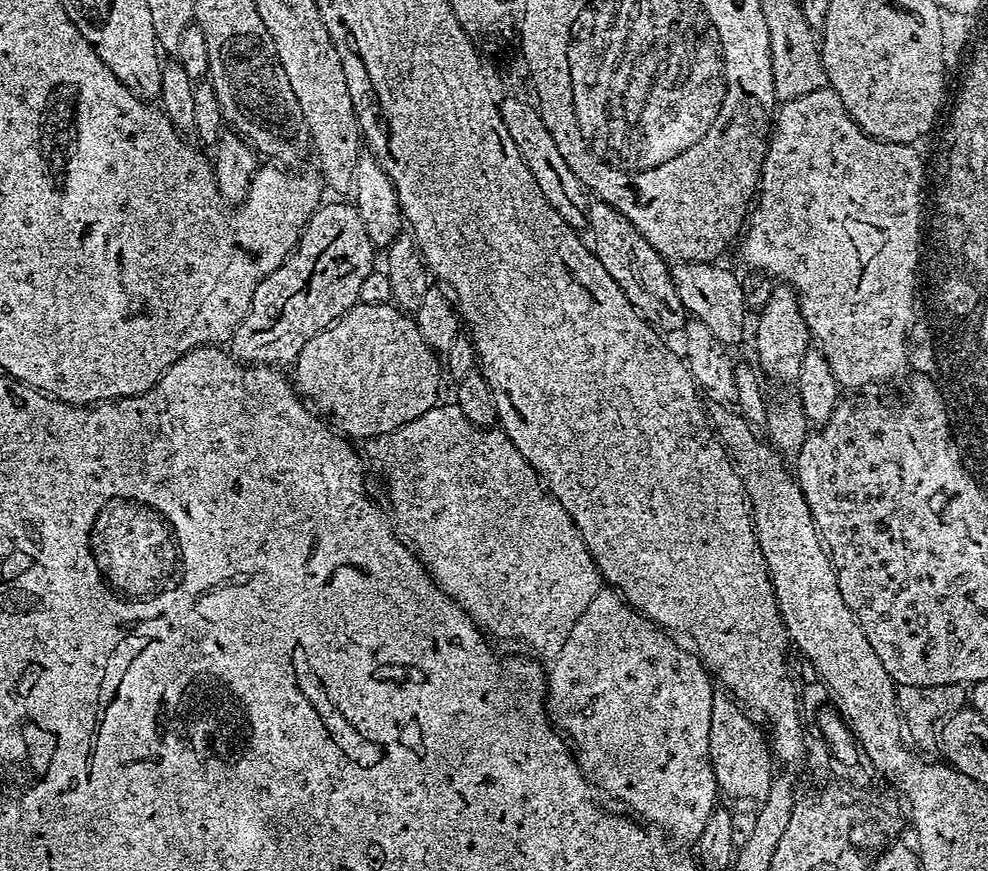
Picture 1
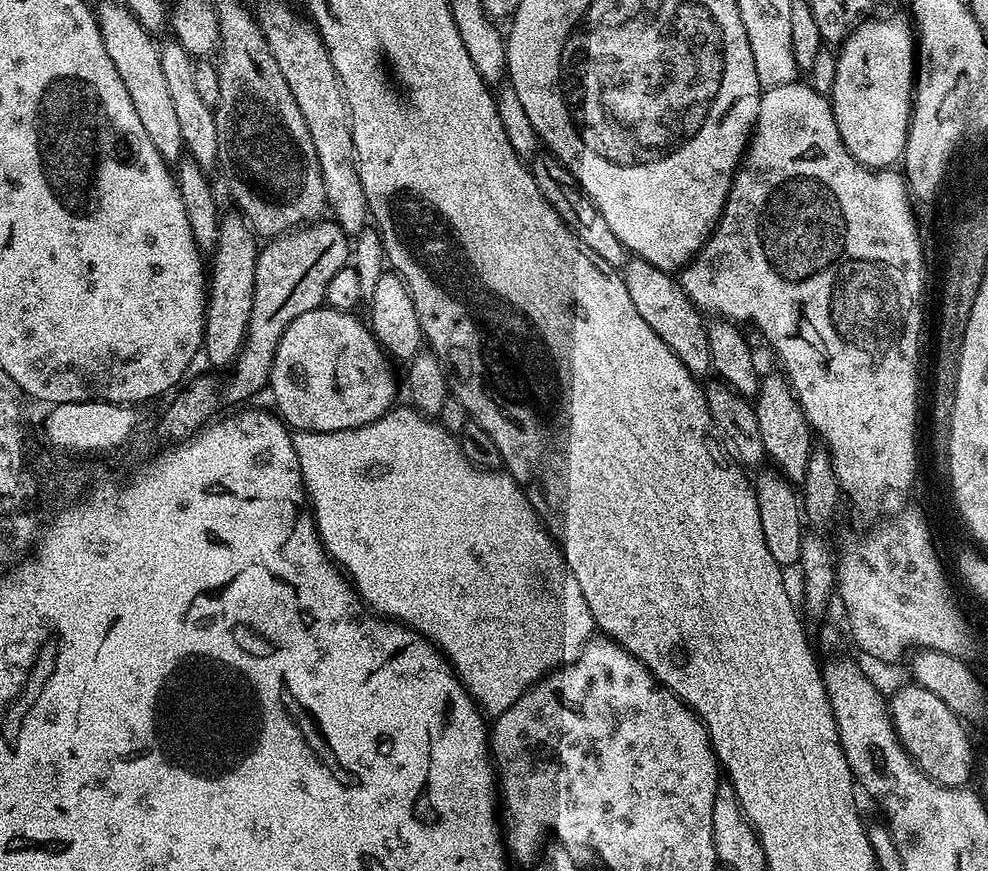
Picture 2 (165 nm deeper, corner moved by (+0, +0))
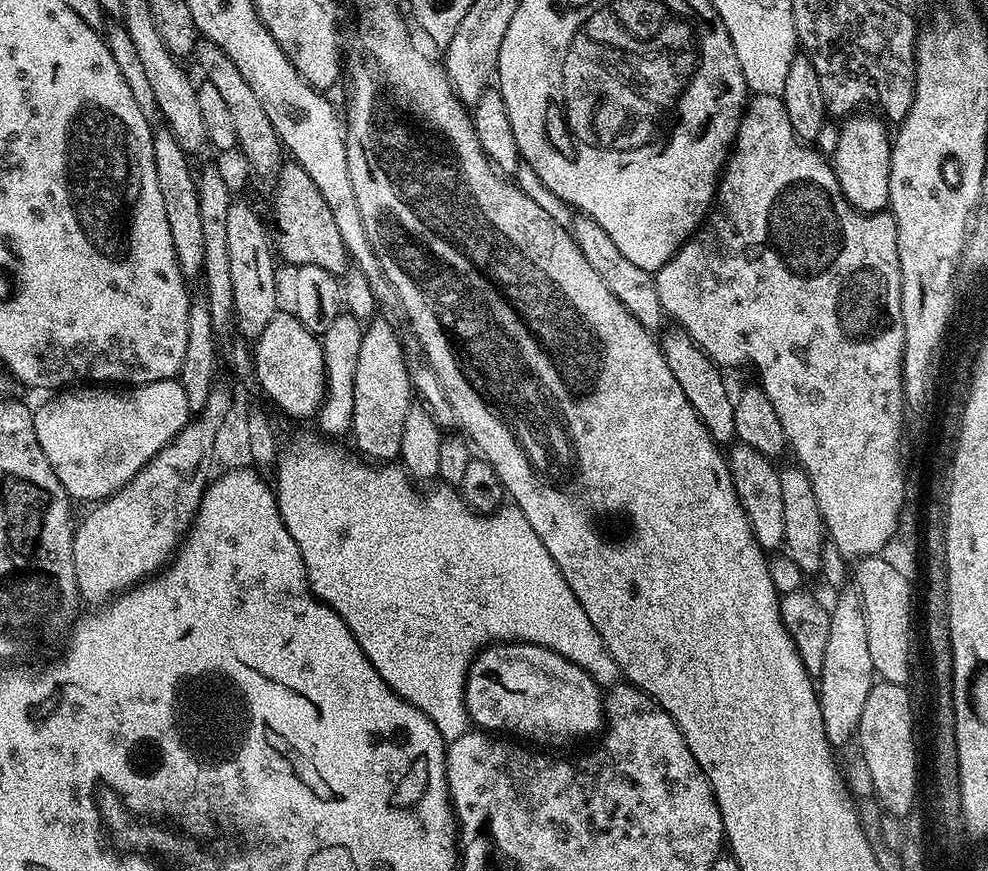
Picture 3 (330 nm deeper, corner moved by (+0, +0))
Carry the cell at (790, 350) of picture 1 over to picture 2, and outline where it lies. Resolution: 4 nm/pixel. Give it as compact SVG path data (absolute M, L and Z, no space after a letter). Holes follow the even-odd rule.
M761 381L760 389L754 397L753 408L758 418L762 444L767 461L790 482L800 482L805 476L809 456L812 451L812 431L807 425L804 412L796 401L795 393L787 381Z

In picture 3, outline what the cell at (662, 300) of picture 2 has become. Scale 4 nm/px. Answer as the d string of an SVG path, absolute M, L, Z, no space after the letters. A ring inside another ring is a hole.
M675 331L666 333L664 340L662 336L662 341L659 343L660 349L664 351L666 366L670 366L670 374L678 378L678 386L682 386L682 394L686 394L698 418L702 418L702 424L706 426L710 438L714 438L714 442L718 445L731 445L736 440L734 400L731 395L728 397L728 384L723 376L725 373L690 339L687 332Z

